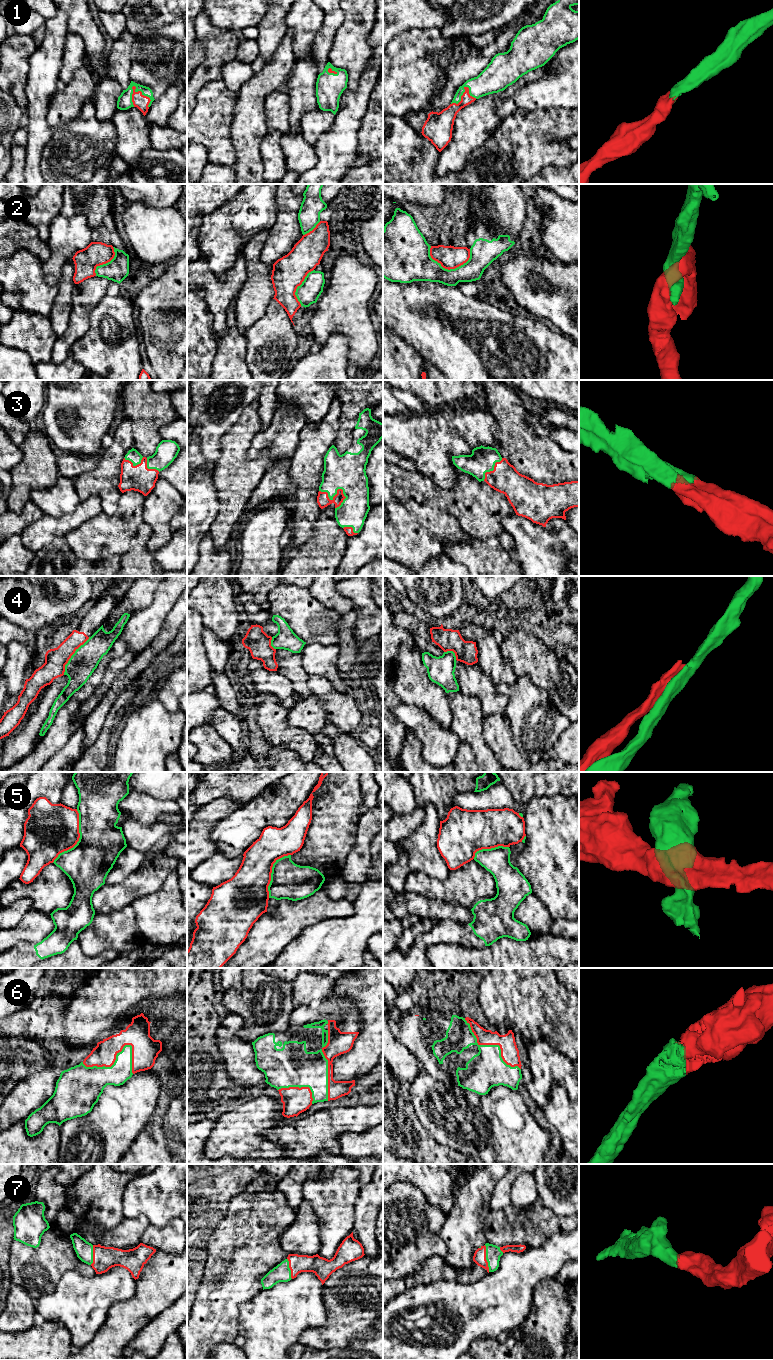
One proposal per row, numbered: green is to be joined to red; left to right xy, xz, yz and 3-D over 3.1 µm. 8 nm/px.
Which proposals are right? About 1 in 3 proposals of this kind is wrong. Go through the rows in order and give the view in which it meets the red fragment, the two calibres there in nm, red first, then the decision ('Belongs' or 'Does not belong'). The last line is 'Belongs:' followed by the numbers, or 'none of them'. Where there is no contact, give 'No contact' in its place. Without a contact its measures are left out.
1: Touches red in xy. Thickness 120 nm (red) against 120 nm. Belongs
2: Touches red in yz. Thickness 190 nm (red) against 280 nm. Does not belong
3: Touches red in xz. Thickness 100 nm (red) against 280 nm. Belongs
4: Touches red in xy. Thickness 180 nm (red) against 220 nm. Does not belong
5: Touches red in xy. Thickness 420 nm (red) against 360 nm. Does not belong
6: Touches red in xy. Thickness 190 nm (red) against 280 nm. Belongs
7: Touches red in yz. Thickness 100 nm (red) against 130 nm. Belongs
Belongs: 1, 3, 6, 7

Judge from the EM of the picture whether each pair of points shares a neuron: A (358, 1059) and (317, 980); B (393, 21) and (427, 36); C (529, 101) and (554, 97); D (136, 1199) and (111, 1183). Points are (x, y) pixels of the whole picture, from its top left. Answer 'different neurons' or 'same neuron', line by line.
A: different neurons
B: different neurons
C: same neuron
D: different neurons

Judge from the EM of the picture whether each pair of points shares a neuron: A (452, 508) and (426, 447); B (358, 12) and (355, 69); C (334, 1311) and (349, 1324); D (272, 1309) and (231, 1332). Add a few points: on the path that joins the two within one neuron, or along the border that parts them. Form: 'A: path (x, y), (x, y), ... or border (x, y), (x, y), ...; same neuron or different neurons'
A: border (461, 472), (452, 488), (441, 488), (424, 475); different neurons
B: path (357, 26), (355, 29), (355, 55); same neuron
C: path (338, 1313), (345, 1320); same neuron
D: border (240, 1305), (238, 1334); different neurons

